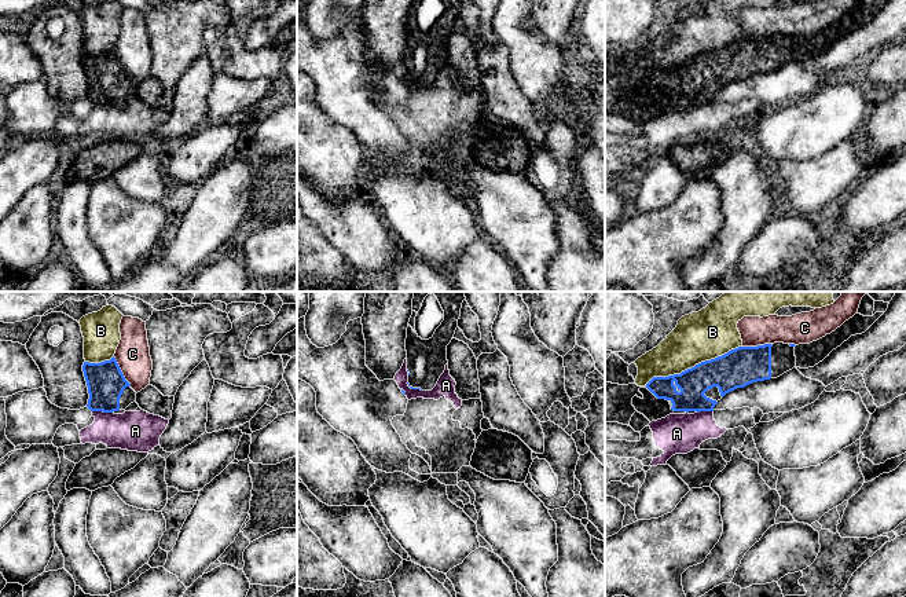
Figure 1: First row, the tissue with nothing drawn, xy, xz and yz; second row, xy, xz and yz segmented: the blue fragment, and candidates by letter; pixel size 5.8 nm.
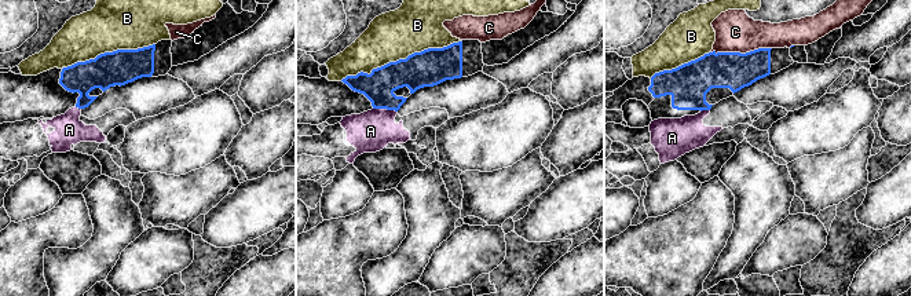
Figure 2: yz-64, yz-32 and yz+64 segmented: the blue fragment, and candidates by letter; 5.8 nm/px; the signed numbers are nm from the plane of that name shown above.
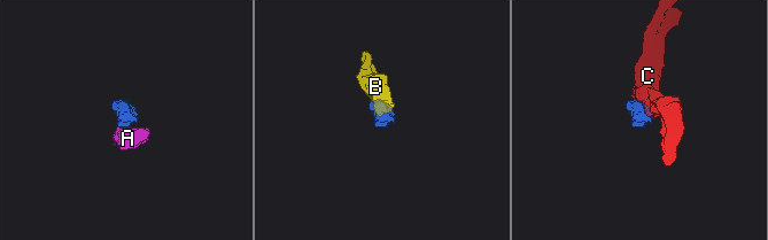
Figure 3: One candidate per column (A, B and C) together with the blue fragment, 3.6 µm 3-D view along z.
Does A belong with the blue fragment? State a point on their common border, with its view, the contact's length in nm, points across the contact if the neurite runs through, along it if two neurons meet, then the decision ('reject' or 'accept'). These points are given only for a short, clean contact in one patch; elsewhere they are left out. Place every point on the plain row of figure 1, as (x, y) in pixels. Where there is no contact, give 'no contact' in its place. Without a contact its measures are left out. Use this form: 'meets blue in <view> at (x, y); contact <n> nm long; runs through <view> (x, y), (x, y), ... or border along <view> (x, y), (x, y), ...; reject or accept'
meets blue in xy at (102, 102); contact 120 nm long; reject

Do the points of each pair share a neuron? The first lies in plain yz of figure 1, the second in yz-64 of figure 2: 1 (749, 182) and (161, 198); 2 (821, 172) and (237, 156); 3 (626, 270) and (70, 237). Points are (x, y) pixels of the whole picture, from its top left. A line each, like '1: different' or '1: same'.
1: different
2: different
3: same

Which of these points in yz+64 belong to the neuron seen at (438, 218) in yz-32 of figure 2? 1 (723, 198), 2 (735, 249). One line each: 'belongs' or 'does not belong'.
1: does not belong
2: belongs

